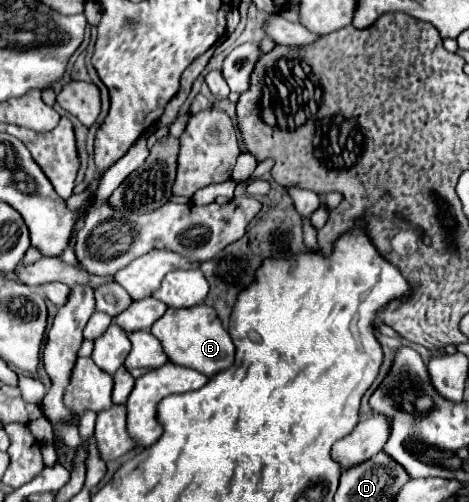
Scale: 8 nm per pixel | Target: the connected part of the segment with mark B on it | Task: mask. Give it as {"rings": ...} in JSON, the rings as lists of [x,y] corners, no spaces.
{"rings":[[[200,304],[192,308],[168,308],[166,316],[162,316],[150,332],[162,342],[164,352],[174,364],[184,364],[186,368],[196,368],[198,372],[206,376],[214,376],[220,370],[226,370],[232,366],[234,360],[234,344],[228,336],[226,328],[222,326],[218,314],[214,308]]]}

